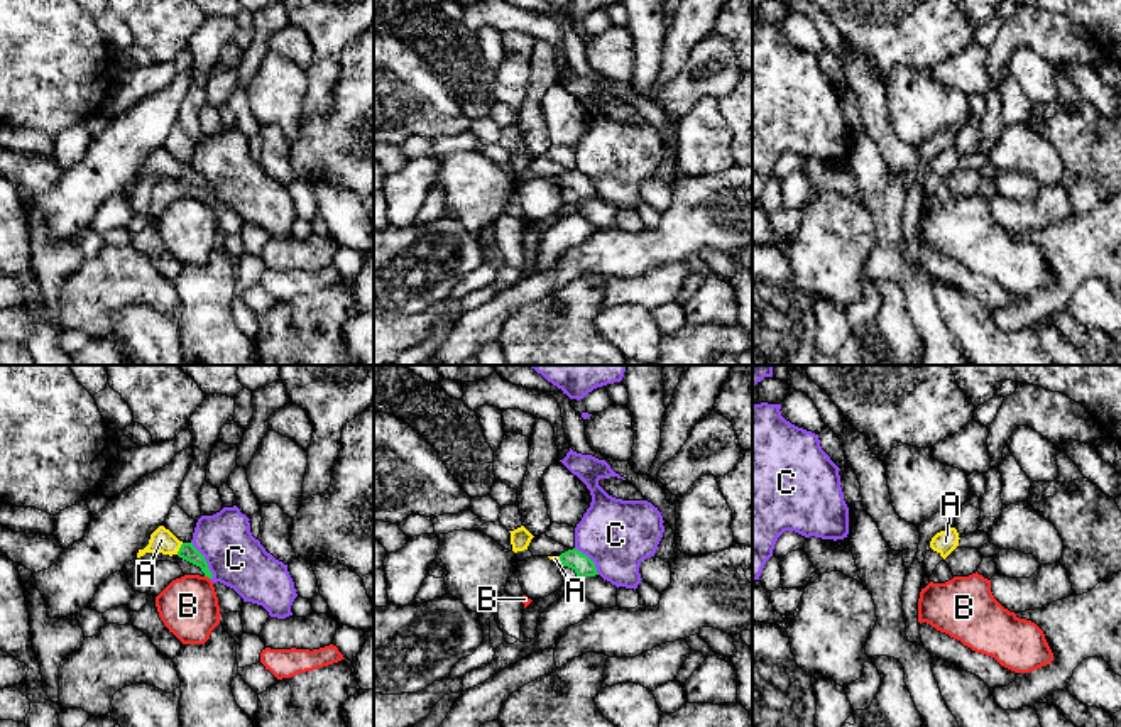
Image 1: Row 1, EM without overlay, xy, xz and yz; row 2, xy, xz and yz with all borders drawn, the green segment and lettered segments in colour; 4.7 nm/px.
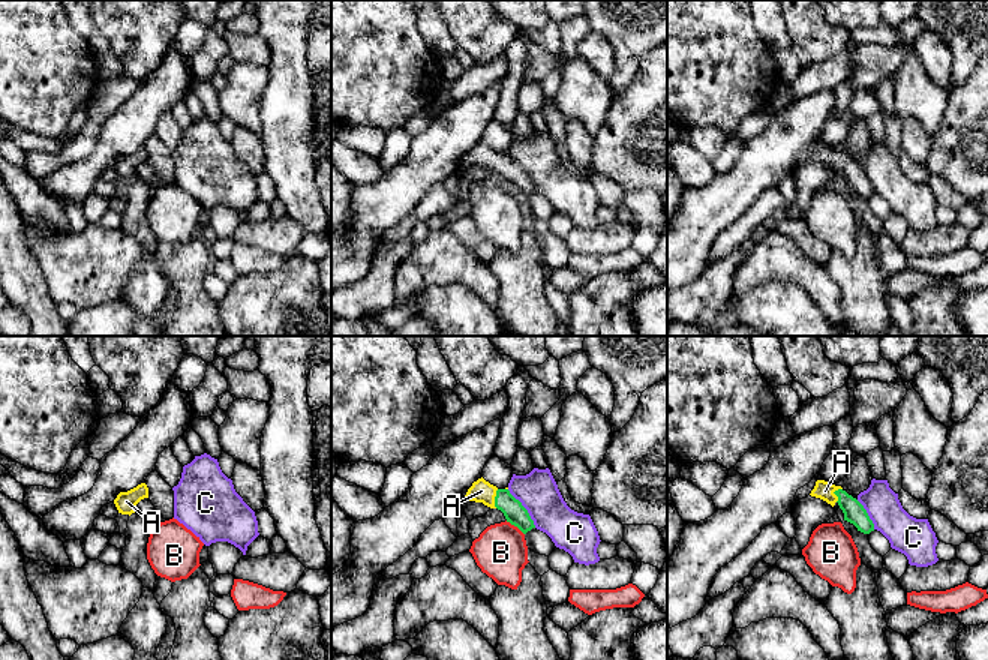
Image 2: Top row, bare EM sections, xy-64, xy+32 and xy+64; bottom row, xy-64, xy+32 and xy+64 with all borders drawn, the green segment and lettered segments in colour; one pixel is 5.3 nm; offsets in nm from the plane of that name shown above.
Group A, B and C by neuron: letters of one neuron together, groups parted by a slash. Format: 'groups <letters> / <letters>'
groups A / B / C

